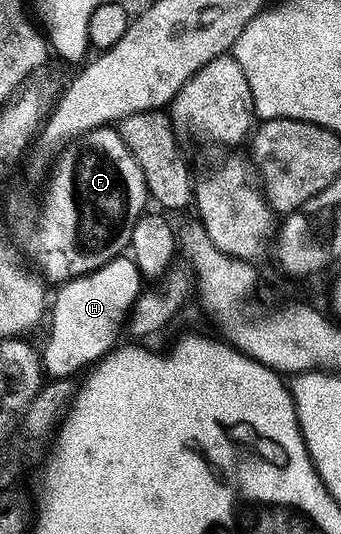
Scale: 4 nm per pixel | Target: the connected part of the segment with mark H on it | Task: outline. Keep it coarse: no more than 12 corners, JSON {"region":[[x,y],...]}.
{"region":[[112,259],[57,288],[41,350],[51,379],[119,342],[144,279]]}

